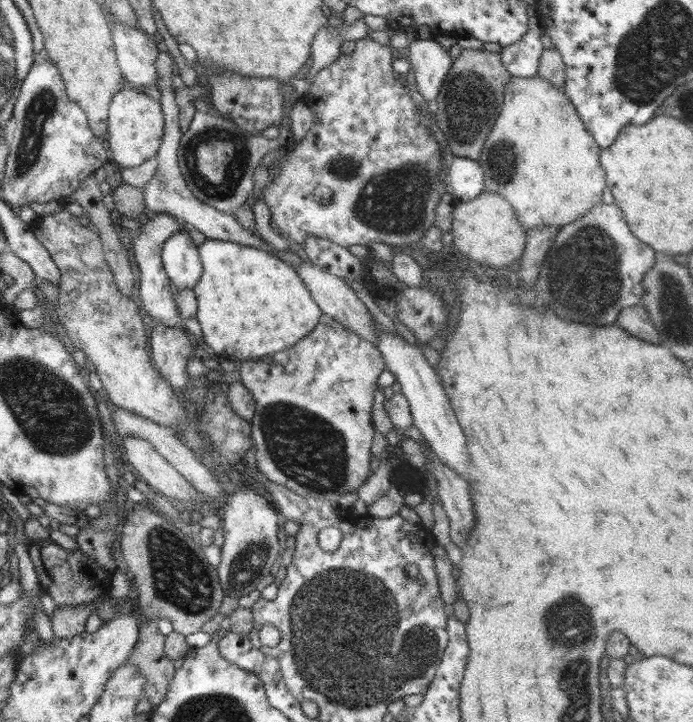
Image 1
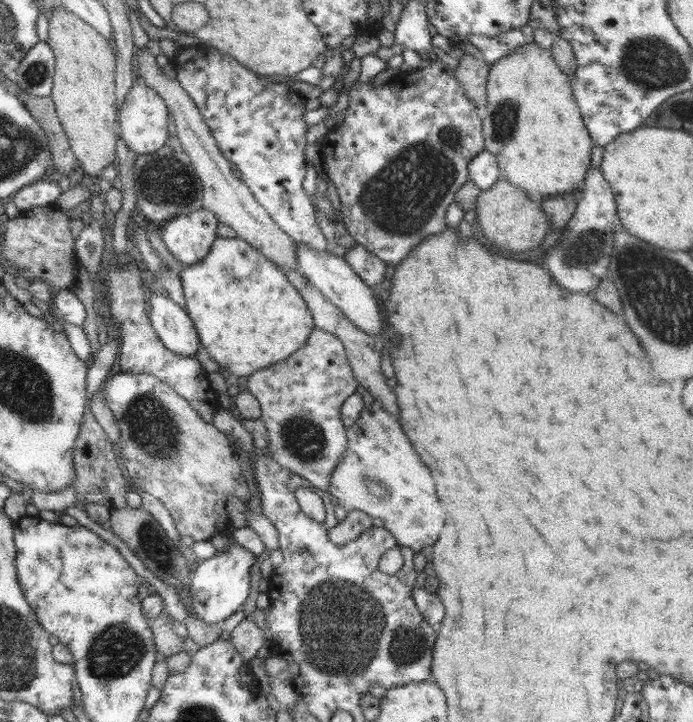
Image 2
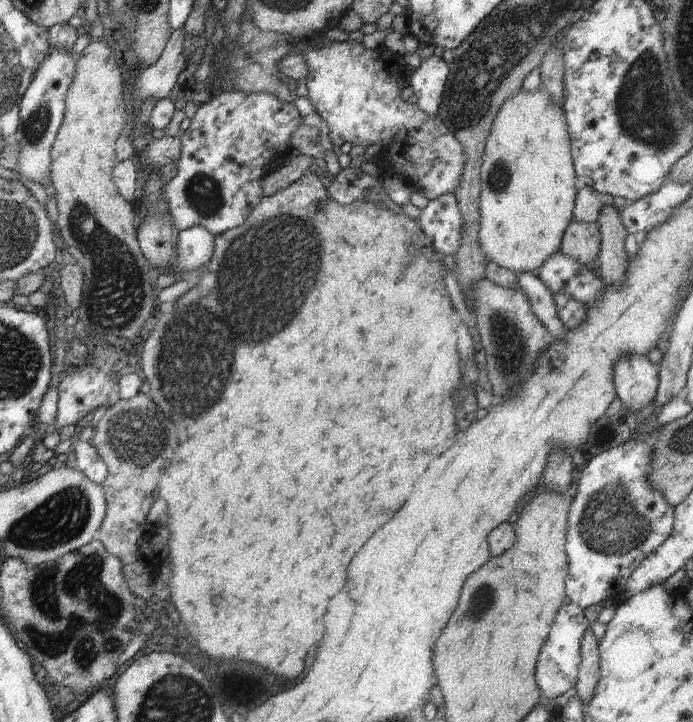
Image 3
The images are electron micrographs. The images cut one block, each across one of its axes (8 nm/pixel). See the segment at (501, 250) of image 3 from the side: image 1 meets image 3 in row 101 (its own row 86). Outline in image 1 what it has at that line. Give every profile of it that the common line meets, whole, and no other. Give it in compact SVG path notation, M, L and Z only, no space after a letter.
M540 75L532 78L512 77L504 88L504 102L496 122L488 134L486 144L490 150L482 150L477 160L484 172L485 191L506 198L514 210L518 222L526 231L542 226L561 228L582 218L590 209L603 202L607 176L599 161L601 149L586 130L579 112L563 90L552 86Z

